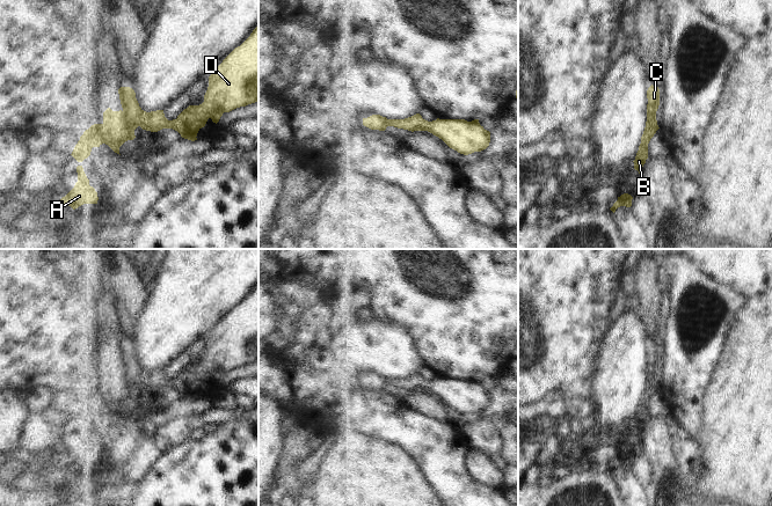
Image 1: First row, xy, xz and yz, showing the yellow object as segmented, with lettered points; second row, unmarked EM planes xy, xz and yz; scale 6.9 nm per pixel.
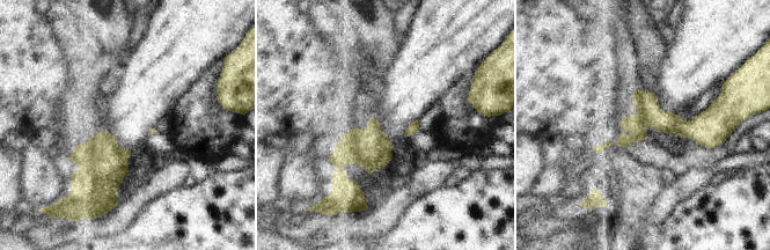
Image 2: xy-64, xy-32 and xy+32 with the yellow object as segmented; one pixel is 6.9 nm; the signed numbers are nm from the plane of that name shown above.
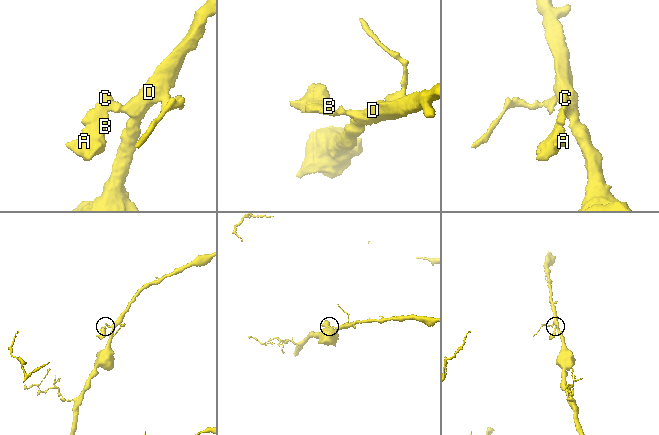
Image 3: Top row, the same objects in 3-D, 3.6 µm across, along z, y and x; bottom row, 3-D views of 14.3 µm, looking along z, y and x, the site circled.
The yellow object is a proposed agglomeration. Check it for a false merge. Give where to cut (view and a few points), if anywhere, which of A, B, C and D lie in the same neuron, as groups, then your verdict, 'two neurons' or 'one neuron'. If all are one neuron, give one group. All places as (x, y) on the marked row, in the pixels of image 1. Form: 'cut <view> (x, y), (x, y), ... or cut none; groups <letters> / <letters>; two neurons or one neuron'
cut xy (123, 110), (126, 118), (137, 126); groups A B / C D; two neurons

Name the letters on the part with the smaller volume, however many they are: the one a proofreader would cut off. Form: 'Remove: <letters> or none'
Remove: A, B

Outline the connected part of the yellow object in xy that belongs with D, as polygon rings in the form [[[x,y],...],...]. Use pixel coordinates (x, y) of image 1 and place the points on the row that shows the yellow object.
[[[258,24],[209,76],[204,102],[189,105],[176,119],[168,120],[163,110],[144,111],[130,87],[121,87],[118,94],[126,119],[137,127],[151,132],[173,129],[182,138],[195,141],[209,118],[217,124],[224,112],[258,102]]]

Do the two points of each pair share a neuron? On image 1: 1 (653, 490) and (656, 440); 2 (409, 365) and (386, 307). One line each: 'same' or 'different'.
1: same
2: different

